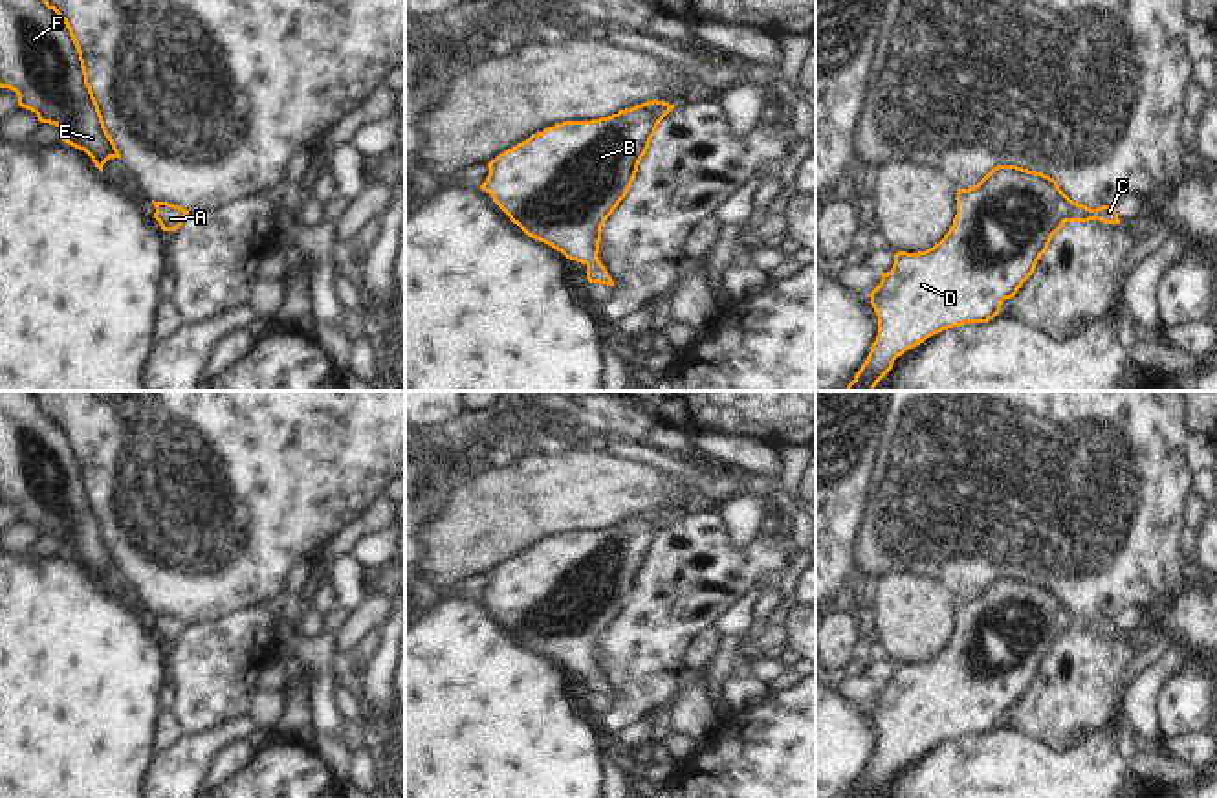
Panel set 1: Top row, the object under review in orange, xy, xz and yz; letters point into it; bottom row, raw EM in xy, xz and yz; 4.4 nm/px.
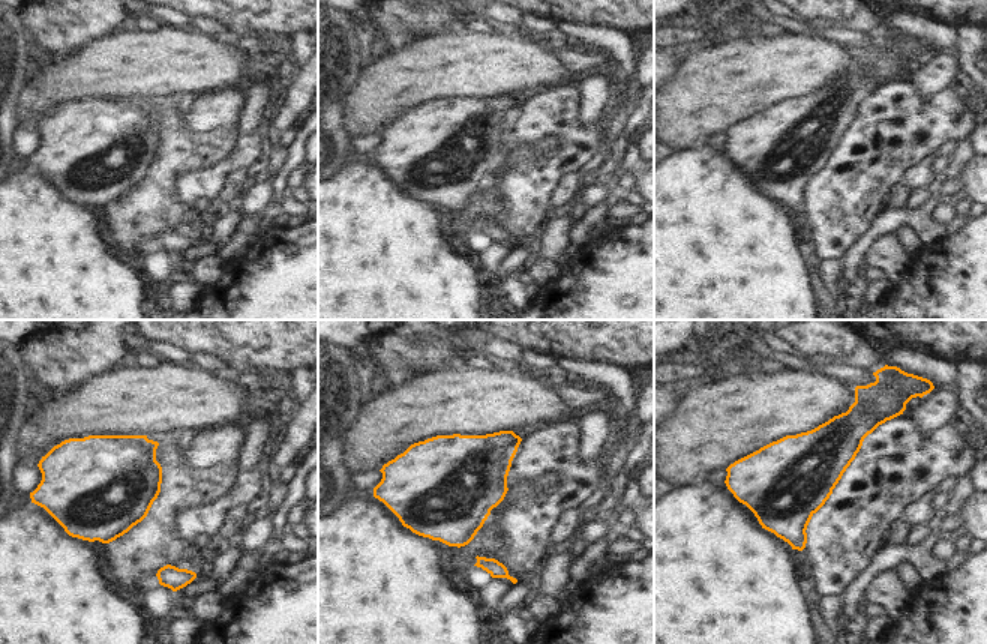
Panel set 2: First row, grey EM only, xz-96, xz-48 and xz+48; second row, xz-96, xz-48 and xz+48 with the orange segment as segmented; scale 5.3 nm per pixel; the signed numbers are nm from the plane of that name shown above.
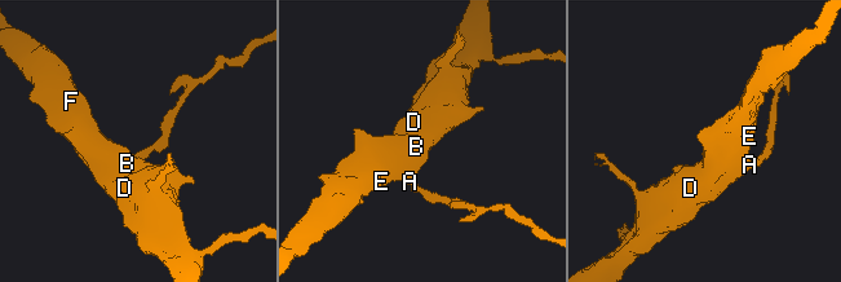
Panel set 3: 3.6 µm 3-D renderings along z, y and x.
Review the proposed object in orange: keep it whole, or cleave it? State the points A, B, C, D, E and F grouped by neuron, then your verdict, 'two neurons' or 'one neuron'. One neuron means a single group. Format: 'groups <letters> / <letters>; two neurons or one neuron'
groups A B C D E F; one neuron

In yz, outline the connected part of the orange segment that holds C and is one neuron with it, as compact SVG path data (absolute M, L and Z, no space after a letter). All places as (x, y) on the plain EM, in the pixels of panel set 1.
M997 576L977 596L959 600L957 626L944 649L926 662L898 662L894 666L893 679L887 684L882 684L880 695L869 704L871 715L878 726L878 747L865 774L847 798L876 798L893 780L898 767L924 754L933 745L951 737L962 737L966 734L988 734L993 730L1001 723L1003 712L1012 710L1023 693L1034 684L1036 675L1048 660L1052 648L1067 633L1089 631L1120 635L1116 616L1091 620L1070 611L1054 589L1017 576Z

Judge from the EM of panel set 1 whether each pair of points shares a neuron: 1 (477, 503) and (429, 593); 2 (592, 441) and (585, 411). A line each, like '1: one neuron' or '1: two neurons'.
1: two neurons
2: two neurons

